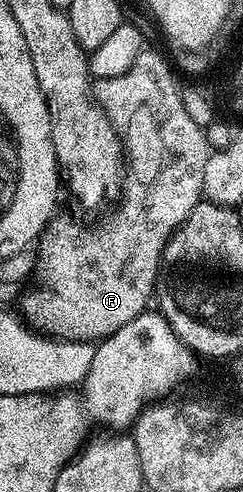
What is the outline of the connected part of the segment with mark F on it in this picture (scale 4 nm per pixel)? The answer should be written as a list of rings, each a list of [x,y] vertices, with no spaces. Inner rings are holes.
[[[149,48],[142,49],[134,64],[131,65],[129,71],[121,76],[115,76],[113,79],[100,79],[95,86],[95,97],[97,103],[103,108],[103,112],[109,117],[109,123],[113,125],[114,135],[125,137],[125,154],[129,157],[129,167],[125,170],[125,199],[121,202],[121,207],[117,210],[117,215],[106,224],[102,230],[77,230],[77,226],[69,218],[54,217],[49,225],[45,227],[40,239],[39,245],[36,247],[37,266],[35,271],[35,281],[37,286],[33,286],[21,298],[21,310],[19,314],[22,319],[32,329],[38,332],[48,332],[53,336],[60,336],[70,340],[79,342],[92,342],[94,344],[103,338],[109,338],[115,332],[119,332],[119,328],[123,328],[123,324],[131,324],[135,320],[135,316],[146,313],[145,306],[154,297],[157,288],[157,271],[161,265],[161,253],[167,244],[167,240],[171,237],[183,224],[183,220],[187,220],[187,216],[191,216],[194,208],[203,201],[205,189],[203,188],[203,168],[207,168],[207,160],[211,153],[211,145],[209,146],[209,138],[204,129],[191,120],[190,114],[183,108],[183,100],[181,99],[182,87],[173,79],[170,63],[167,61],[166,55],[156,54]]]

